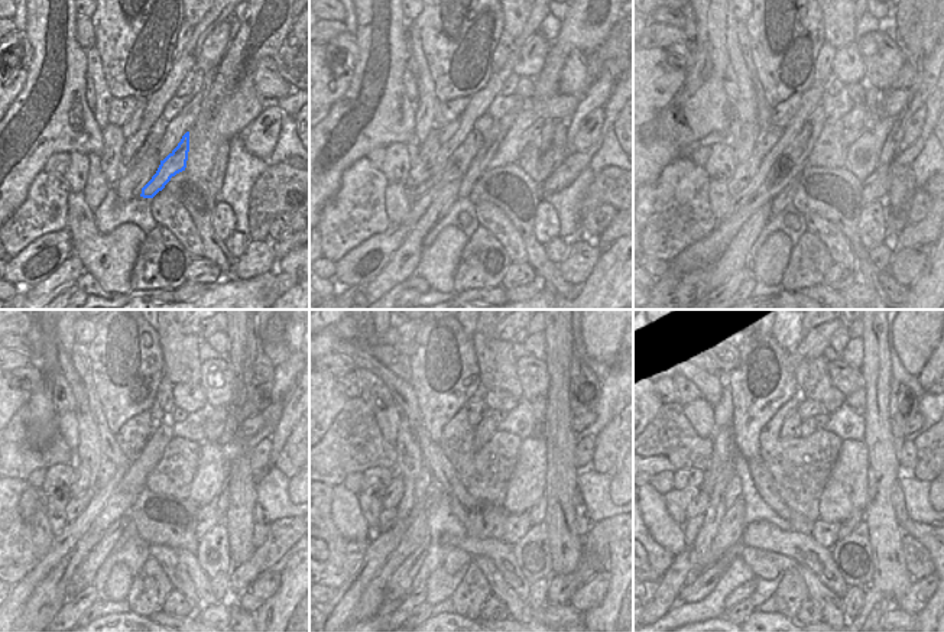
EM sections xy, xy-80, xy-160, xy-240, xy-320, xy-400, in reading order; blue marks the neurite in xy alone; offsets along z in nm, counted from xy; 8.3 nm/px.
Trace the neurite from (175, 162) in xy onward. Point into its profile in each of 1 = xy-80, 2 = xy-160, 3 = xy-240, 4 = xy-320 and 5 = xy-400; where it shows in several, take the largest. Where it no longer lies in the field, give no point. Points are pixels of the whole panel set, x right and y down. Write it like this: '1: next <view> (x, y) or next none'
1: next xy-80 (558, 107)
2: next xy-160 (894, 101)
3: next xy-240 (233, 428)
4: next xy-320 (580, 423)
5: next xy-400 (915, 423)

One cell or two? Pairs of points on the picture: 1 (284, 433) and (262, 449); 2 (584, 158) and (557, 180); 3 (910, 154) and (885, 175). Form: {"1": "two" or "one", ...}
{"1": "two", "2": "one", "3": "one"}

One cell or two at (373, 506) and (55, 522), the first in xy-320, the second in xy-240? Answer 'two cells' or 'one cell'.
one cell

